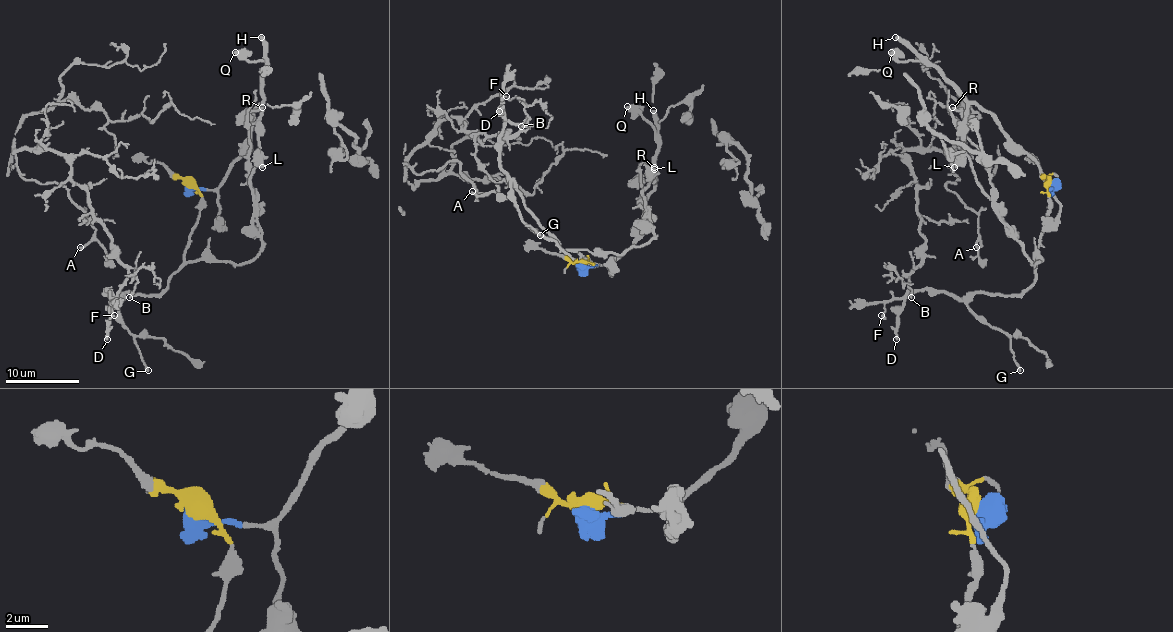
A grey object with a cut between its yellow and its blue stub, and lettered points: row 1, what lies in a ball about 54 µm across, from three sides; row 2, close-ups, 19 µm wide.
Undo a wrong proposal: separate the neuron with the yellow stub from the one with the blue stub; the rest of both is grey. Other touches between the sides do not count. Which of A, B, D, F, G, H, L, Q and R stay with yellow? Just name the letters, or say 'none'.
A, B, D, F, G

